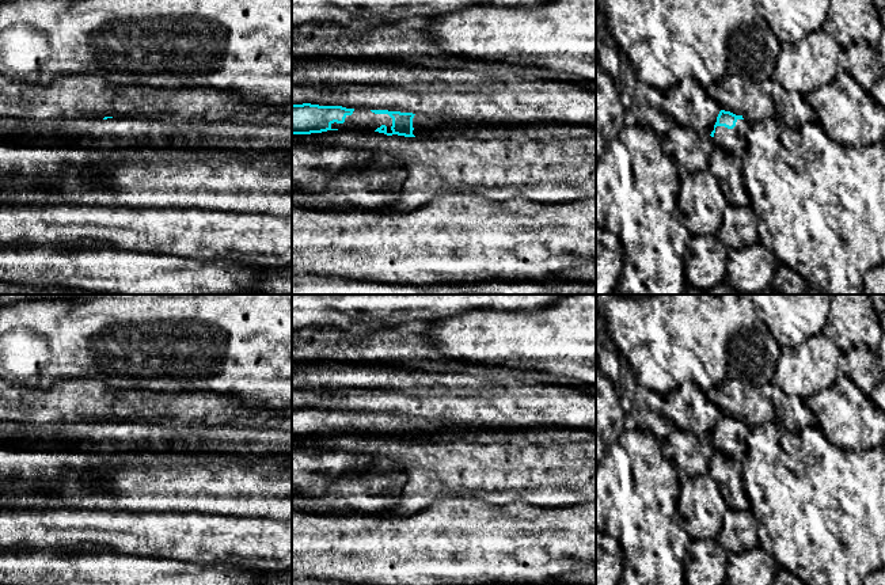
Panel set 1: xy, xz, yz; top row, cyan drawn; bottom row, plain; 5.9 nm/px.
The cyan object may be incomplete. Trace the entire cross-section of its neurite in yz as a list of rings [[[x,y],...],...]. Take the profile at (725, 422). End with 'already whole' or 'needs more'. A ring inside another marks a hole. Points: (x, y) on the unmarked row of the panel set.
[[[721,414],[711,436],[715,452],[722,452],[737,460],[742,460],[747,452],[747,438],[751,429],[730,415]]]; needs more

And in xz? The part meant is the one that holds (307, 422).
[[[311,407],[292,409],[292,438],[311,438],[338,433],[357,433],[364,436],[379,436],[387,440],[398,438],[404,441],[426,441],[426,436],[440,430],[512,430],[519,428],[500,428],[479,423],[457,423],[451,421],[430,421],[413,417],[388,415],[388,414],[361,414],[346,413],[342,410],[319,410]]]; needs more

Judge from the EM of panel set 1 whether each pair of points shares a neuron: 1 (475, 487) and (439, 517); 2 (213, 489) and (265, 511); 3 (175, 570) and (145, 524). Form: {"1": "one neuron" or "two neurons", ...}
{"1": "two neurons", "2": "one neuron", "3": "two neurons"}

